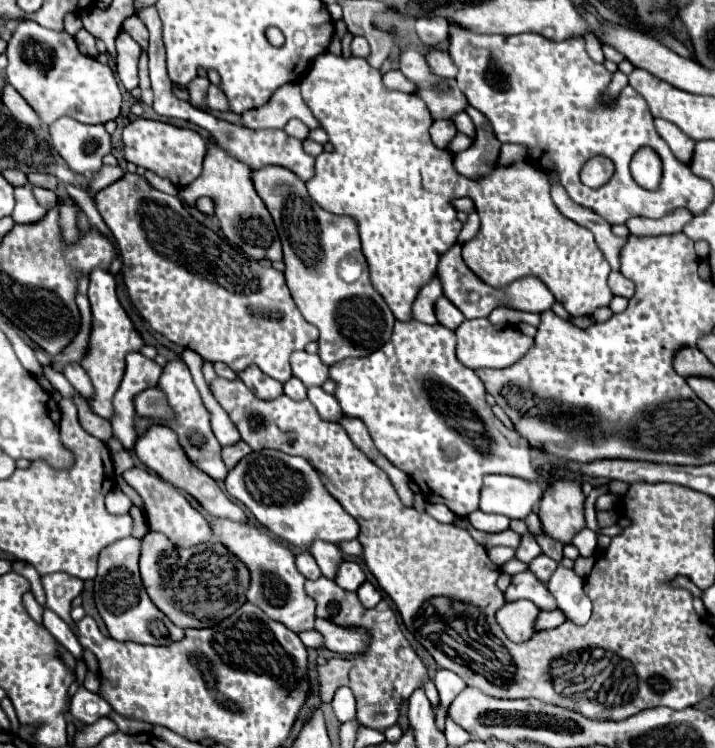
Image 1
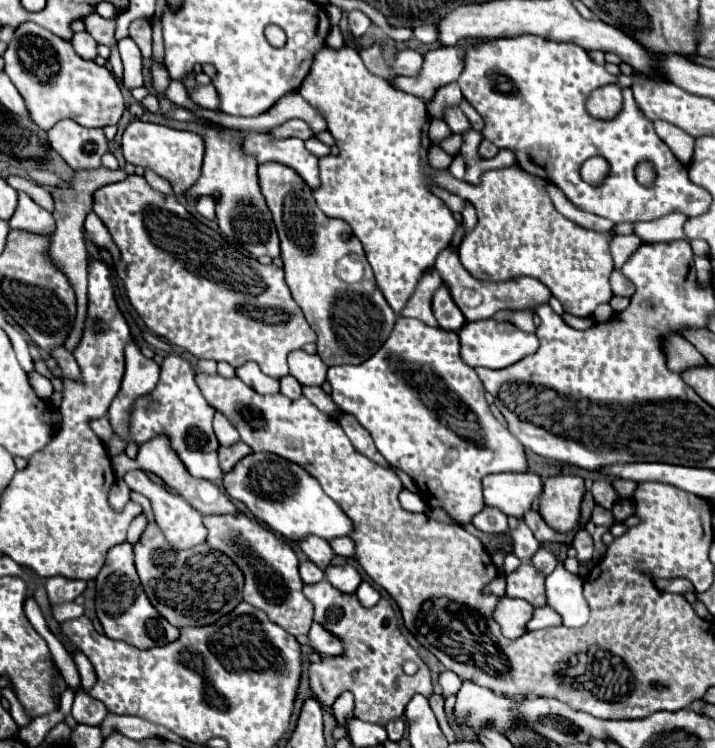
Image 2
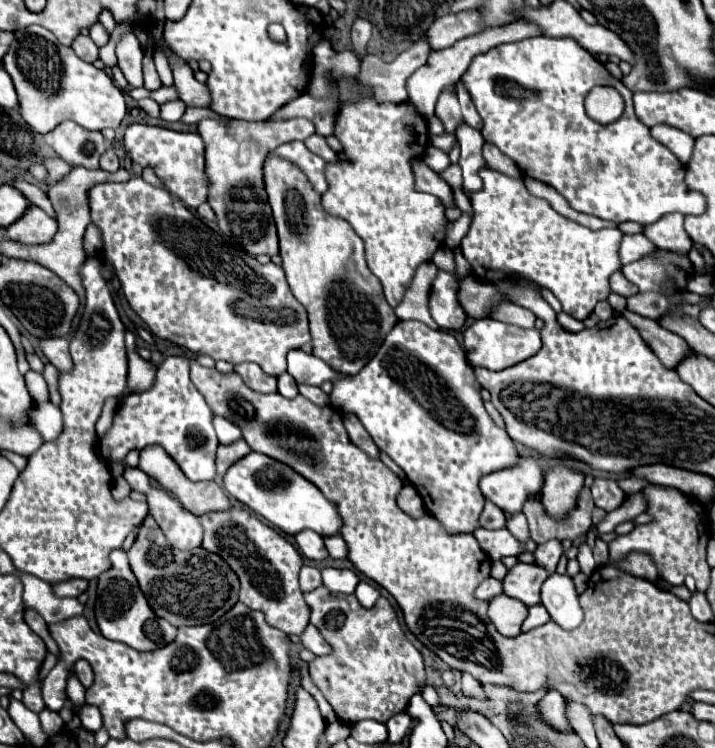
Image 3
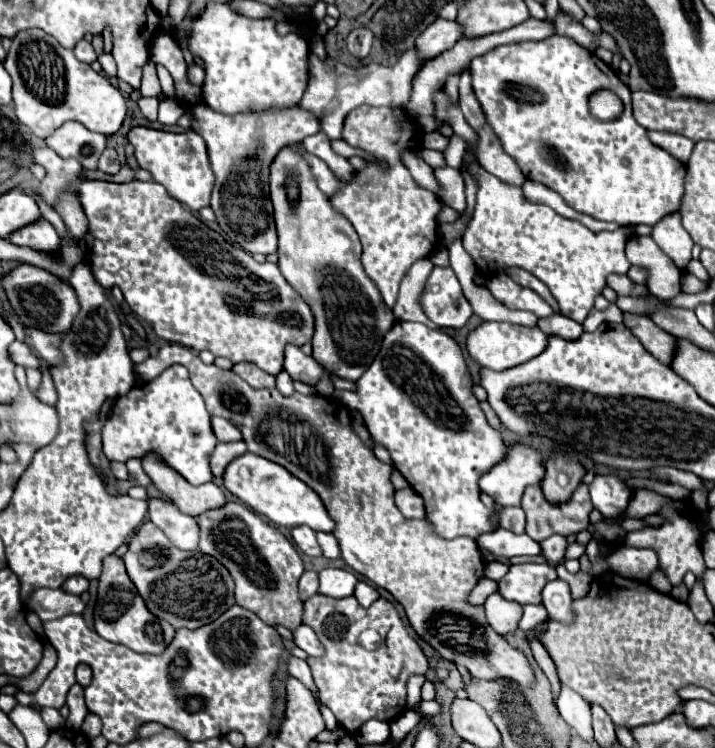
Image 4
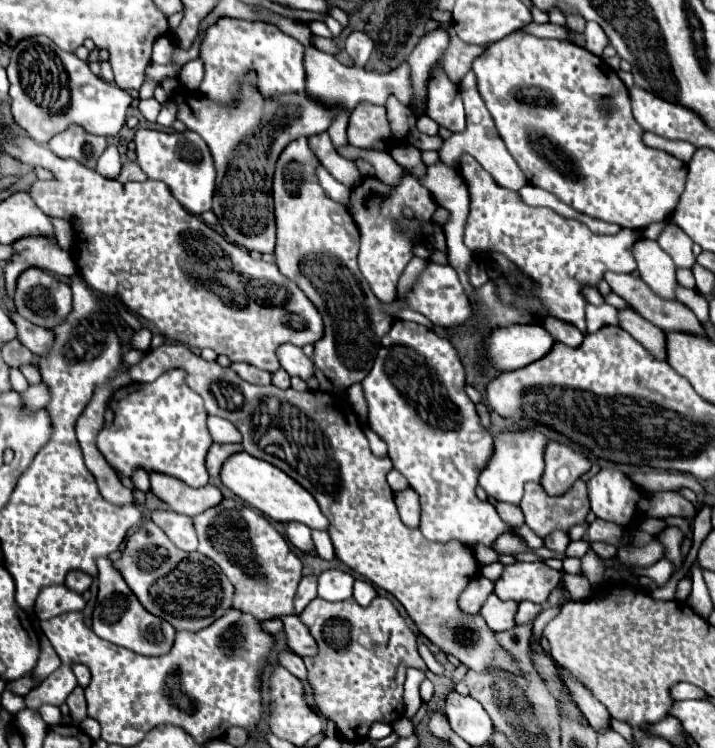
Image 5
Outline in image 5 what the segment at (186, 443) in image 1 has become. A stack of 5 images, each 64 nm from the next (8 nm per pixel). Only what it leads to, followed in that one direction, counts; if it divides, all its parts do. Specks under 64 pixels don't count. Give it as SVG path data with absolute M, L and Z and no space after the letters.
M168 370L152 384L132 382L112 394L104 410L104 426L96 436L96 448L122 478L132 478L142 468L148 474L166 474L200 488L208 484L204 456L212 444L206 416L200 396L184 384L184 370Z

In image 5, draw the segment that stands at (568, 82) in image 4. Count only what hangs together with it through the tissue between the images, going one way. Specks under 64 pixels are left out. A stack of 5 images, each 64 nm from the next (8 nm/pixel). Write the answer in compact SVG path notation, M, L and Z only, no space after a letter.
M512 32L512 34L504 36L502 40L498 40L496 44L490 44L486 48L486 52L474 60L472 70L476 72L480 96L484 98L484 102L486 102L486 106L488 106L488 110L496 122L500 138L504 140L508 152L518 162L520 170L524 172L524 176L530 180L532 186L538 186L538 188L552 192L564 204L572 206L574 210L578 210L582 214L588 214L592 218L604 220L604 222L614 222L614 224L618 224L622 228L630 228L630 230L640 230L640 228L646 228L654 222L666 222L672 216L672 212L680 200L680 194L684 192L688 168L682 160L670 156L668 152L652 150L642 142L642 128L632 116L628 90L626 90L624 82L618 78L618 74L604 60L600 60L598 56L590 54L588 50L584 50L582 46L576 46L576 44L564 44L560 40L542 40L542 38L536 38L532 34L526 34L526 32Z

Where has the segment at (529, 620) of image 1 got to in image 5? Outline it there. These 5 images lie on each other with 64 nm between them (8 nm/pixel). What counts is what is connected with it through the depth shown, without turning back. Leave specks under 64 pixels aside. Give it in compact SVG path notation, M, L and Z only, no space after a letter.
M490 594L480 608L484 622L494 632L512 628L514 626L514 612L516 612L516 602L512 602L512 600L504 602L496 594Z

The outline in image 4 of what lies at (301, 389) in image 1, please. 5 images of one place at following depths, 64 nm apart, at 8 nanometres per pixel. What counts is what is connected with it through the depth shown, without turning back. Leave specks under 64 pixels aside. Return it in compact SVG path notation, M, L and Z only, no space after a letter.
M282 370L278 376L276 376L276 388L284 394L284 396L290 396L294 392L294 386L292 386L292 378L288 376L286 370Z

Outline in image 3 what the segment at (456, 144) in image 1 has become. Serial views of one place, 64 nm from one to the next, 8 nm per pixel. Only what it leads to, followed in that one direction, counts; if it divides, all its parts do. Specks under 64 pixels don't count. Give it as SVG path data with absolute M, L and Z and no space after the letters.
M430 134L430 144L432 144L434 148L444 150L444 152L450 152L452 146L454 146L454 142L456 142L456 136L454 136L454 134L442 134L442 136L432 136L432 134Z

